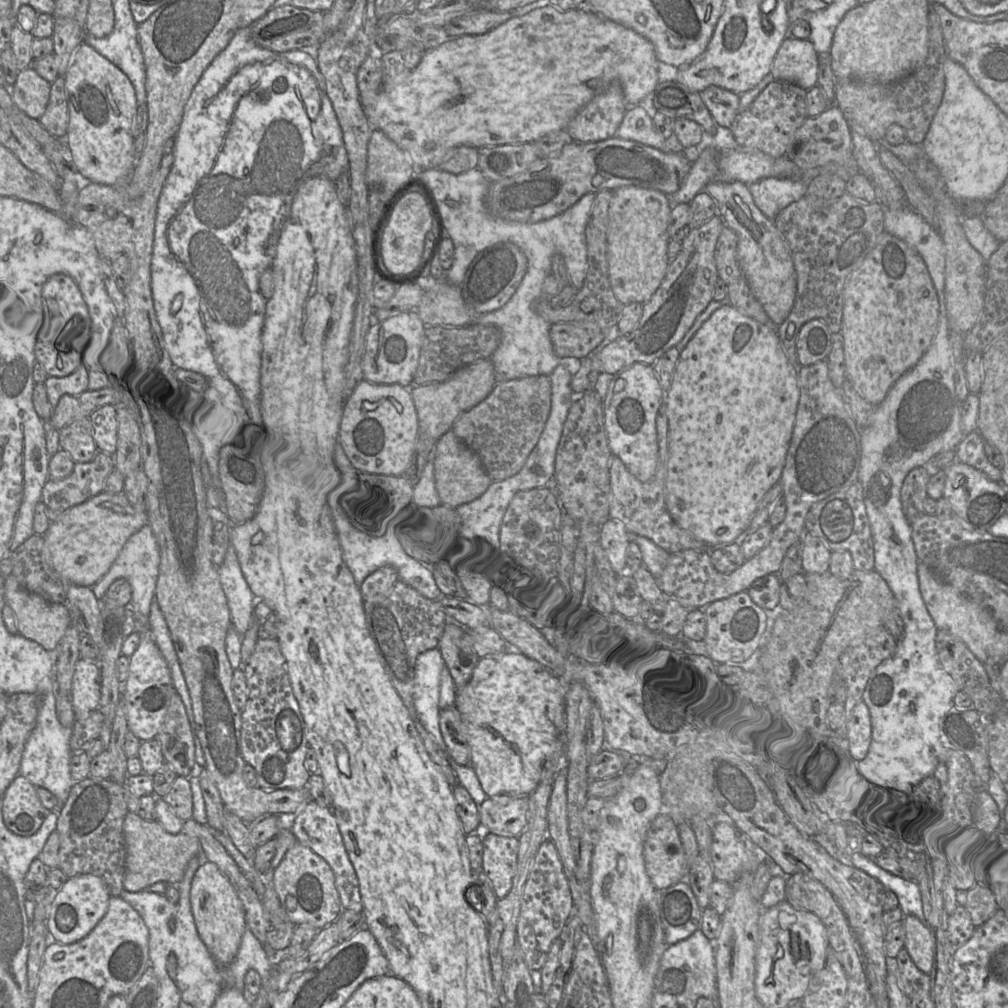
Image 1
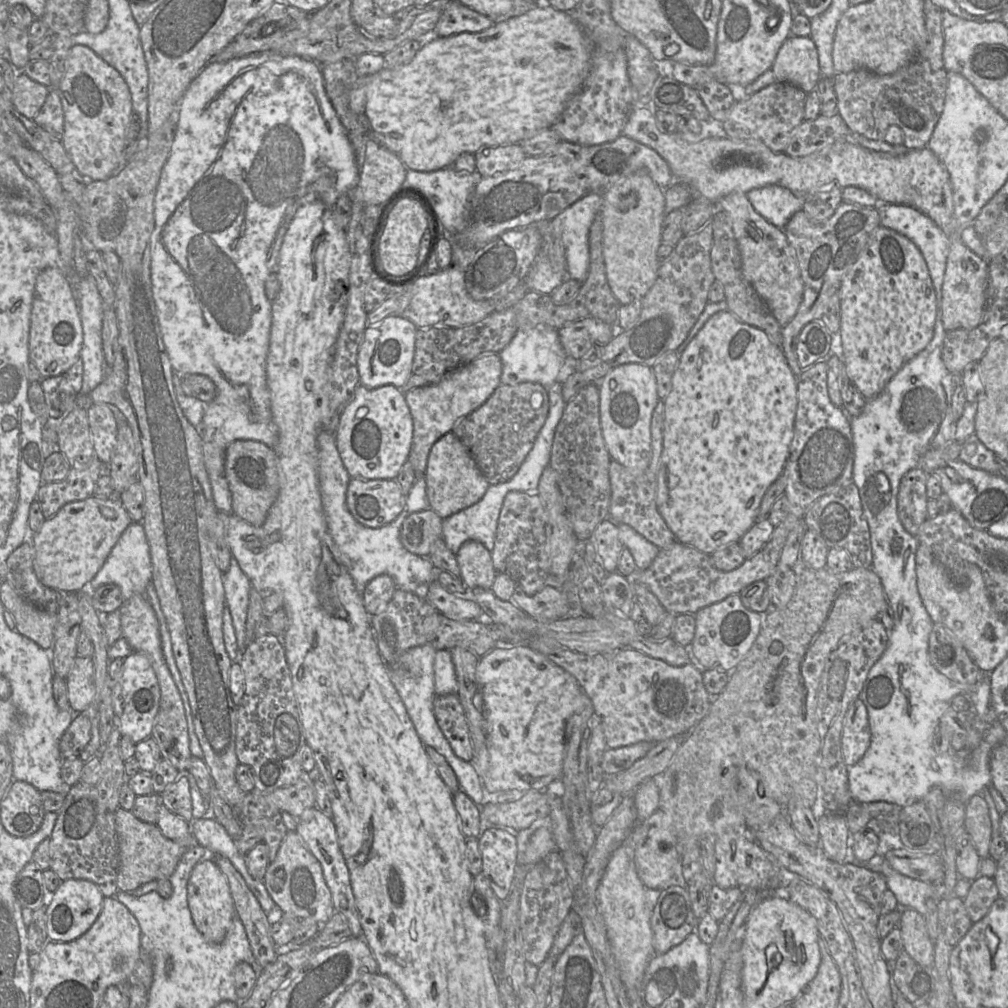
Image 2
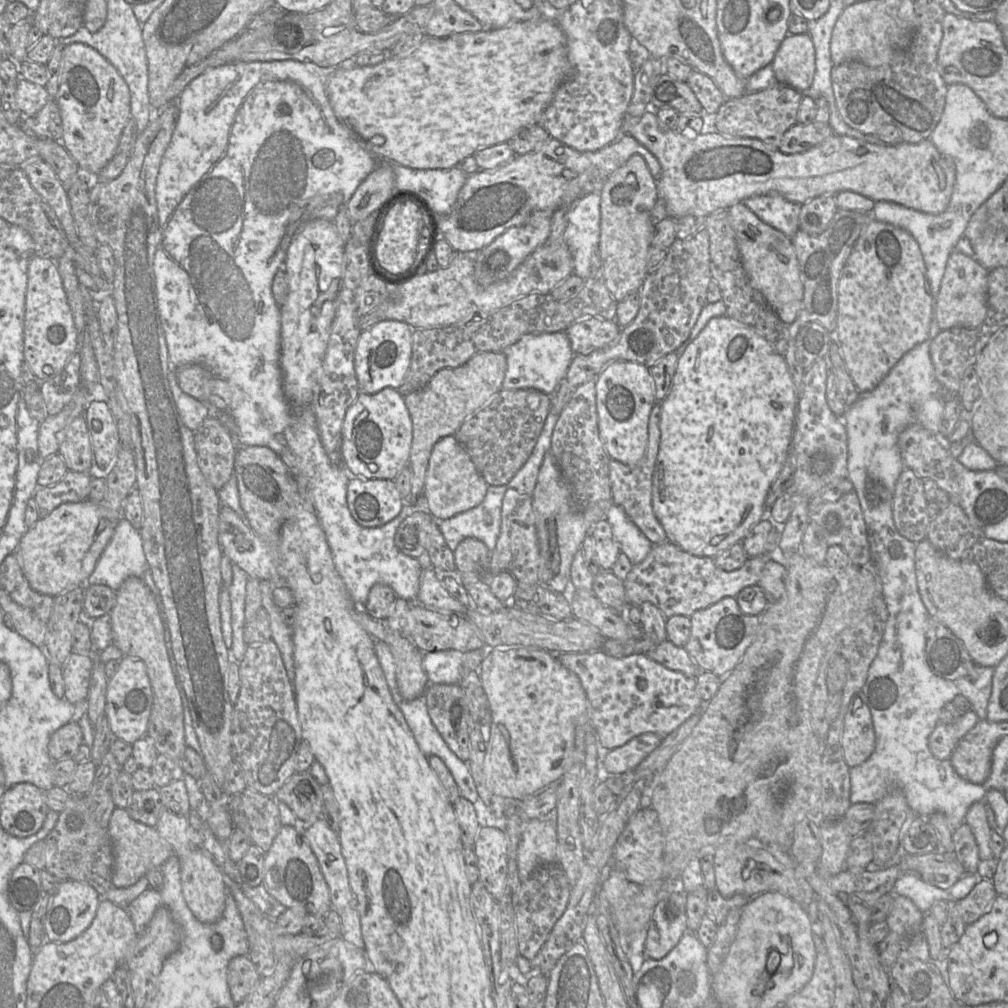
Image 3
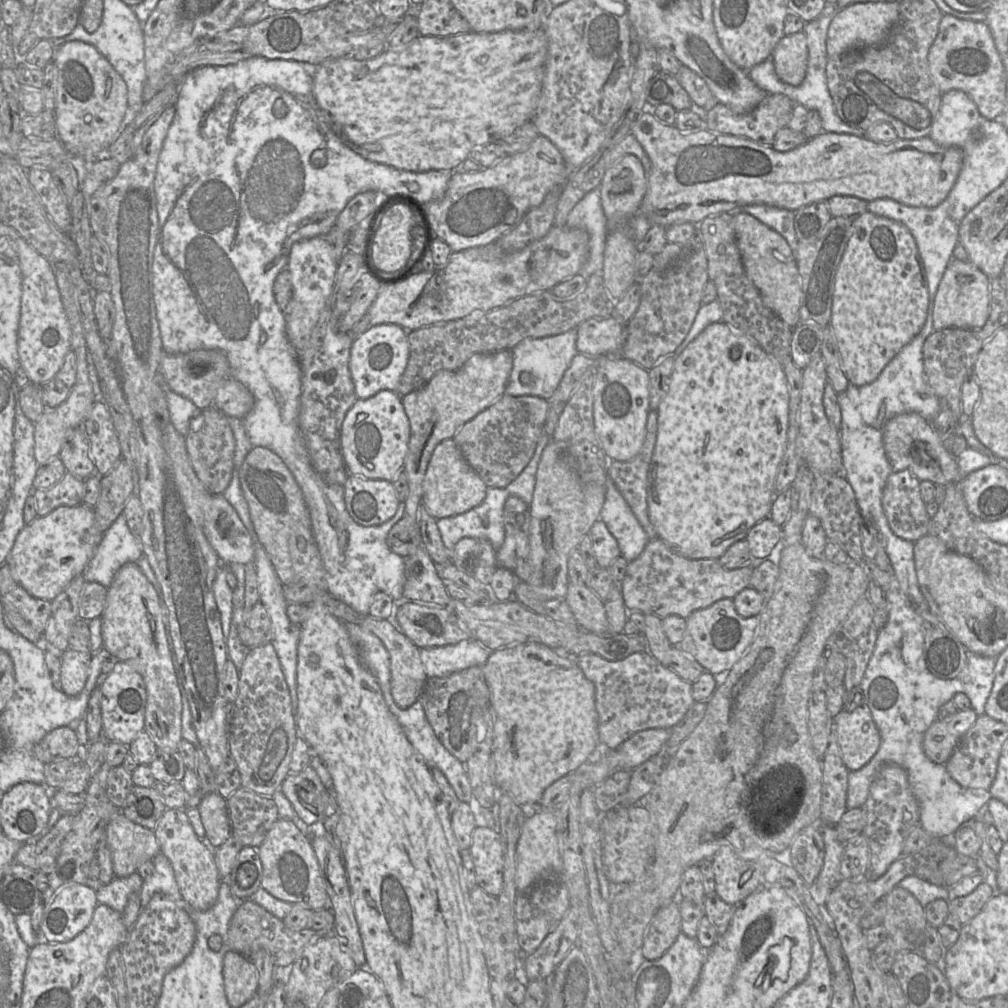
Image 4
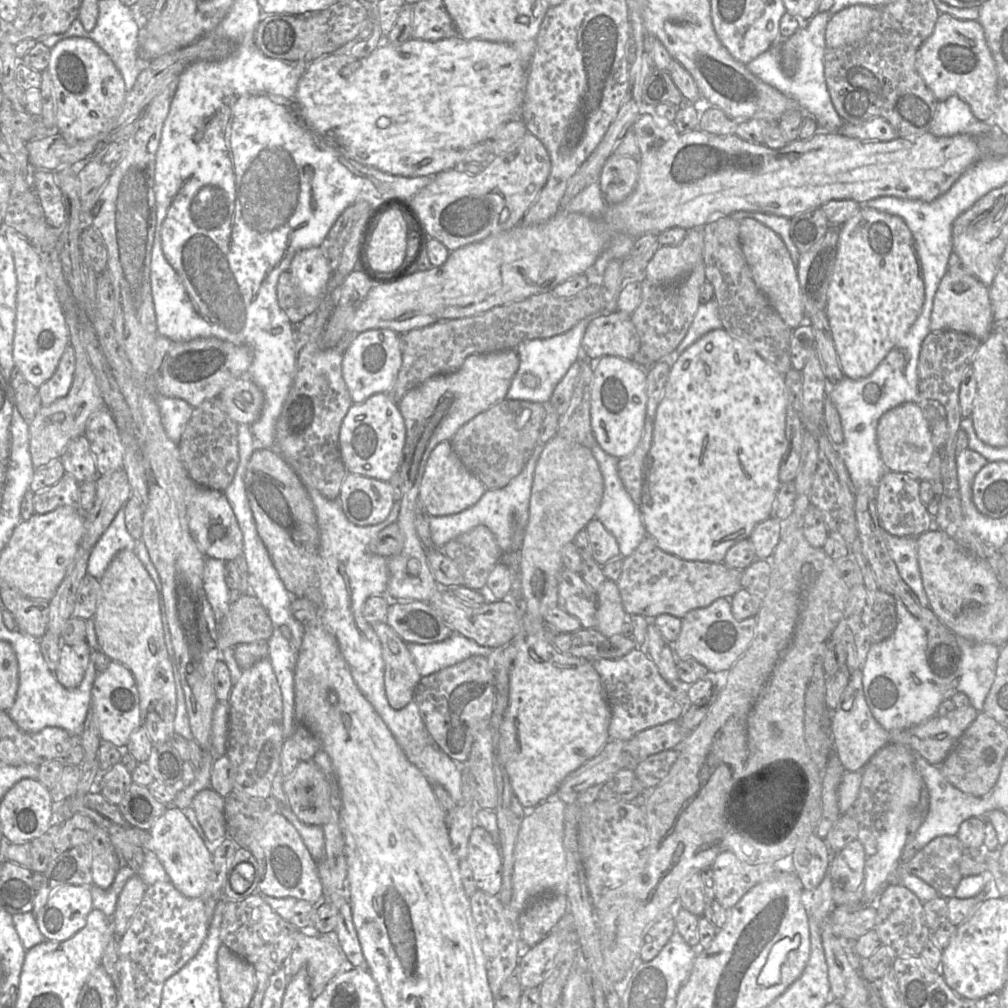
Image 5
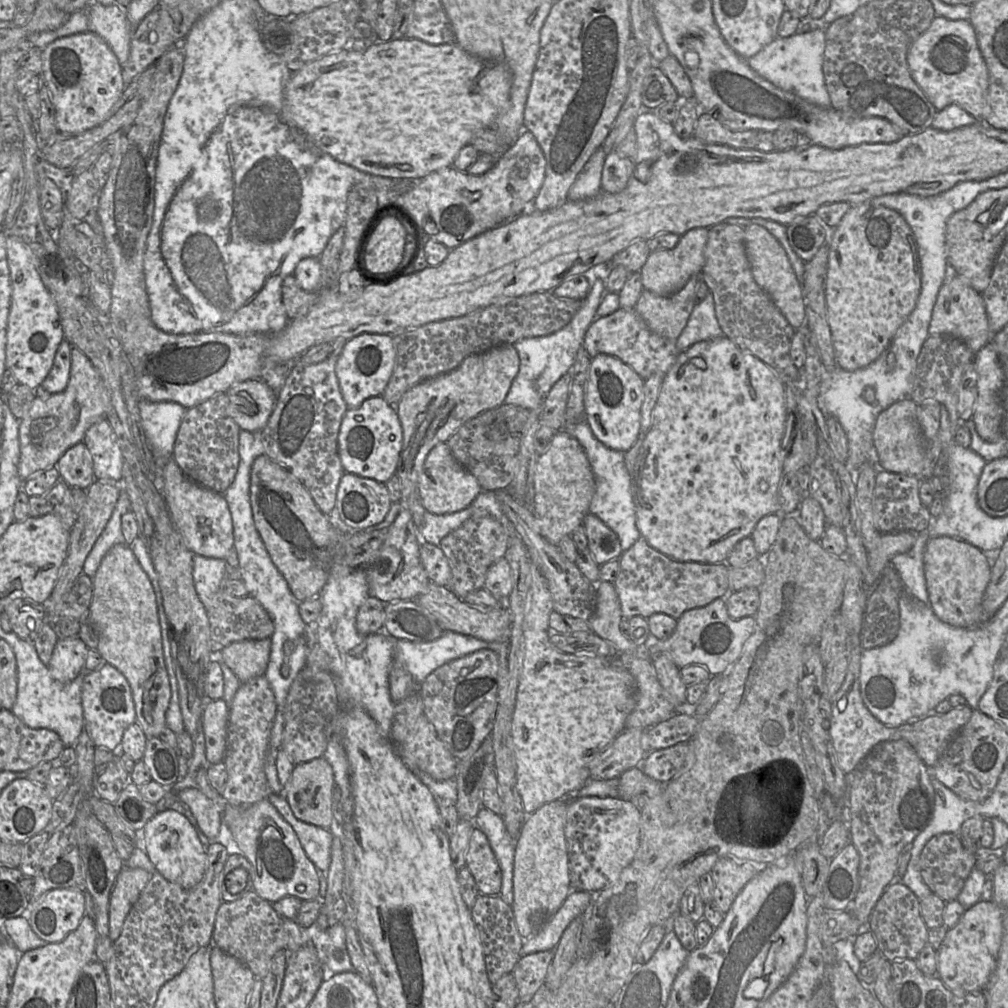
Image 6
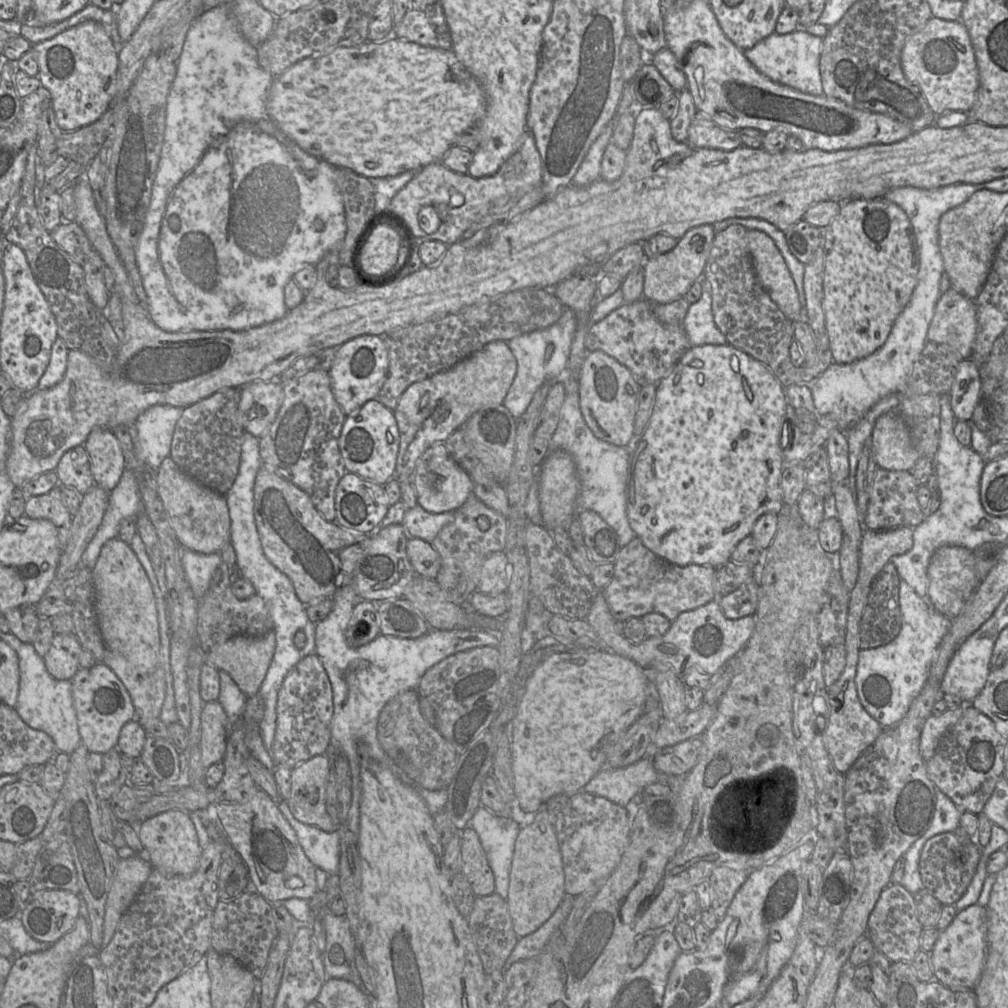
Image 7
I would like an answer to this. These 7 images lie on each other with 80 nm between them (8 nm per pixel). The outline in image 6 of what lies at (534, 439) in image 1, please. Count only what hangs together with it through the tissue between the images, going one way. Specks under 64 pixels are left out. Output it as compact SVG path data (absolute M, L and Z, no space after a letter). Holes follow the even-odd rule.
M503 403L501 406L485 411L463 424L447 441L455 459L478 480L483 490L506 489L513 482L518 467L520 440L530 410L523 407ZM495 421L505 421L509 430L508 437L503 441L493 441L487 436L487 427Z

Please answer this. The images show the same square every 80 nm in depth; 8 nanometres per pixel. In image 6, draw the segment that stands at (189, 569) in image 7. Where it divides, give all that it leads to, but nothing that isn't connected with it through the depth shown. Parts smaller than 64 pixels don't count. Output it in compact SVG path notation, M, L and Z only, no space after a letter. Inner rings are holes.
M198 554L193 556L193 582L196 593L206 611L211 610L212 599L225 586L226 561L208 558Z

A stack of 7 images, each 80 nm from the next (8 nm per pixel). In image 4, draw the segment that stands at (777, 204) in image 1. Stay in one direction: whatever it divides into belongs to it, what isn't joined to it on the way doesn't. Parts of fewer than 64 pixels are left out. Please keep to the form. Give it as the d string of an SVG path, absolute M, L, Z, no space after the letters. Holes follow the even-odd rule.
M748 205L740 208L740 210L779 233L787 241L795 257L798 247L794 228L795 212L768 205Z

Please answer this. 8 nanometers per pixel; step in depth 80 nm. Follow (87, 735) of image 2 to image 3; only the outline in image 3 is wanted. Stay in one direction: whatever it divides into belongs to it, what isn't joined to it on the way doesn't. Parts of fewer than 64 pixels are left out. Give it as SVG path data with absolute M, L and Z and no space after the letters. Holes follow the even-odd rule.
M68 722L50 737L48 753L52 760L72 759L83 743L83 733L77 722Z

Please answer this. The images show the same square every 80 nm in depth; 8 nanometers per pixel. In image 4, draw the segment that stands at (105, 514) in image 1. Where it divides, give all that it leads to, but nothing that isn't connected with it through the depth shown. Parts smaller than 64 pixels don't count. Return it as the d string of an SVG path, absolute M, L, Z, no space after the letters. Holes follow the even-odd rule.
M83 503L60 506L22 529L6 563L13 579L31 596L52 601L74 578L83 575L103 534L97 526L94 507Z

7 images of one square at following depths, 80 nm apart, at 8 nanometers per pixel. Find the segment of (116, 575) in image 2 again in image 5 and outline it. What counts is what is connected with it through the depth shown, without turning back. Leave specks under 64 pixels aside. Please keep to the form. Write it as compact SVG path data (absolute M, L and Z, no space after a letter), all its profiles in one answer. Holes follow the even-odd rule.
M122 507L92 549L88 560L87 574L98 580L104 575L110 562L119 551L124 549L133 551L136 546L137 540L127 531L124 516Z

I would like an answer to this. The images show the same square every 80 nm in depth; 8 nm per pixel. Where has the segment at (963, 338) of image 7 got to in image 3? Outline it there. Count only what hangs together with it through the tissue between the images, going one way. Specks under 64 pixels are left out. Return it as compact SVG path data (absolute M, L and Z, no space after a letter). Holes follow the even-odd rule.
M953 251L948 258L944 276L937 297L936 317L939 328L977 328L987 312L987 284L989 271L974 257Z

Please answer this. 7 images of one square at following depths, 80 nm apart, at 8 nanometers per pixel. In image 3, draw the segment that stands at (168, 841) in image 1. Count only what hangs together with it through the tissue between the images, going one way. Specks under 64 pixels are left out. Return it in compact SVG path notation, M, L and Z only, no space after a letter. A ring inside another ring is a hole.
M115 808L107 829L114 852L112 882L117 888L135 884L150 870L160 869L165 861L174 855L172 846L159 835L155 827L147 826L132 819L123 808Z

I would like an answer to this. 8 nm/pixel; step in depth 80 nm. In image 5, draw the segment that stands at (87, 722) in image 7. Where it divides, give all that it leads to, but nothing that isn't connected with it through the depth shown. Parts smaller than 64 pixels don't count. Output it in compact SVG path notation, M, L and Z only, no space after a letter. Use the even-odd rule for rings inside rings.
M111 661L105 671L97 673L91 689L91 709L98 718L101 741L124 749L130 734L141 726L139 693L134 676L126 666Z

